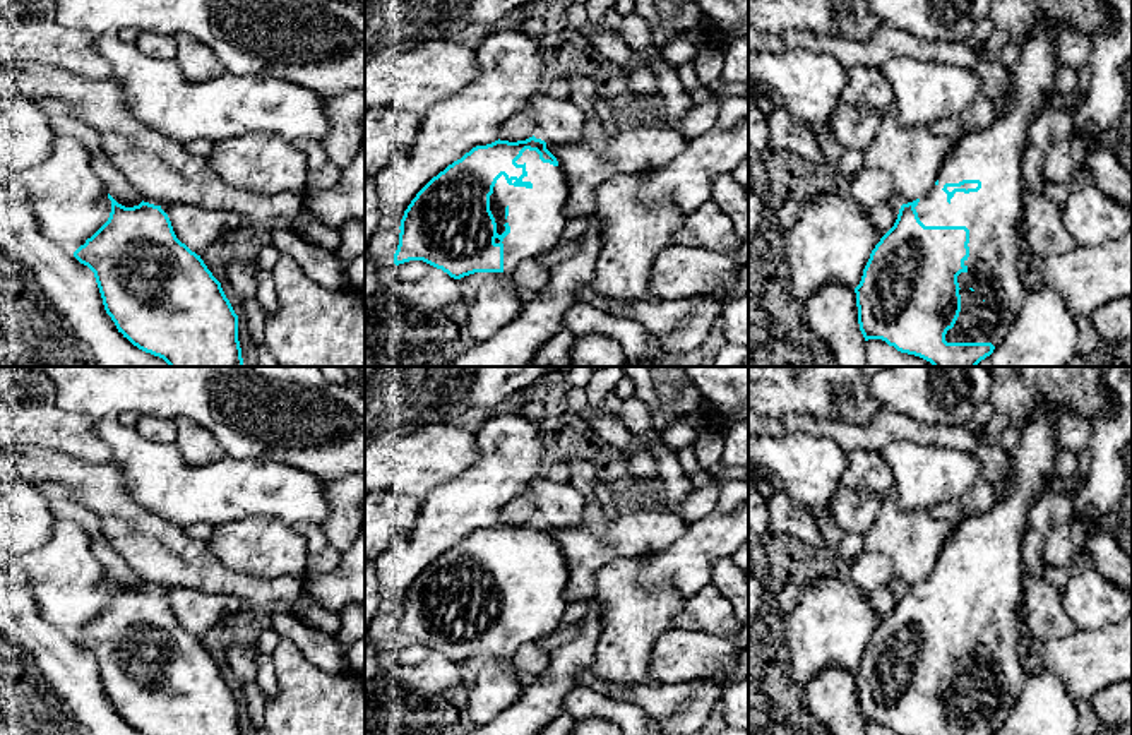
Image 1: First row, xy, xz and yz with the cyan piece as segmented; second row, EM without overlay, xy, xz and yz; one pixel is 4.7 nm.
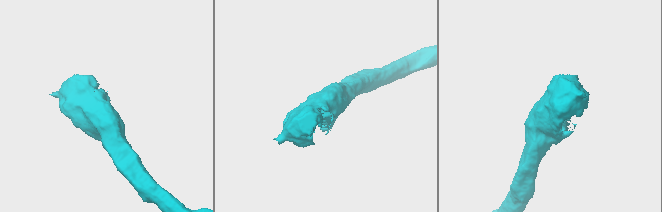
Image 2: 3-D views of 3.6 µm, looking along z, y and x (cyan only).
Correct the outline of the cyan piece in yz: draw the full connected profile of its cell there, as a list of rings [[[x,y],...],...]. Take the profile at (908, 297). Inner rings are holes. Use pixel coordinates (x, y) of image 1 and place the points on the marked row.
[[[1052,22],[1036,24],[1029,31],[1028,38],[1019,43],[1021,57],[1010,67],[1012,87],[1007,93],[1007,96],[1002,99],[1002,103],[998,105],[998,115],[995,122],[988,128],[966,134],[964,137],[961,137],[959,140],[952,144],[952,149],[947,154],[944,166],[940,170],[940,176],[935,182],[935,187],[921,199],[903,204],[894,226],[880,238],[880,242],[872,250],[870,259],[863,269],[861,281],[855,288],[856,307],[858,307],[858,324],[860,324],[860,331],[865,341],[882,339],[889,346],[894,346],[897,351],[920,356],[930,362],[933,367],[976,367],[981,360],[985,360],[986,356],[993,353],[995,346],[992,343],[947,343],[945,341],[947,331],[954,327],[961,312],[961,295],[959,295],[961,288],[969,288],[971,291],[976,293],[978,298],[981,298],[986,303],[986,331],[995,332],[998,343],[1005,339],[1005,336],[1009,334],[1028,296],[1028,291],[1022,284],[1022,266],[1028,257],[1024,257],[1019,250],[1021,224],[1024,218],[1022,156],[1028,147],[1029,127],[1034,122],[1034,118],[1046,108],[1045,106],[1046,96],[1052,91],[1055,91],[1055,77],[1058,72],[1057,41],[1062,33],[1065,33],[1065,27],[1062,24],[1052,24]]]

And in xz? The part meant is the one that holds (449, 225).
[[[495,140],[476,146],[433,176],[411,200],[401,219],[394,264],[423,260],[454,279],[474,272],[512,274],[524,259],[558,247],[567,218],[567,178],[546,142]]]

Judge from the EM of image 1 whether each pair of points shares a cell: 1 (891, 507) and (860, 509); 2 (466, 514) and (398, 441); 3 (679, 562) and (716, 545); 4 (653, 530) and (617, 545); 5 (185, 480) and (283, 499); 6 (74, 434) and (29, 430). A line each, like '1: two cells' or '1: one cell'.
1: two cells
2: two cells
3: one cell
4: one cell
5: one cell
6: one cell

